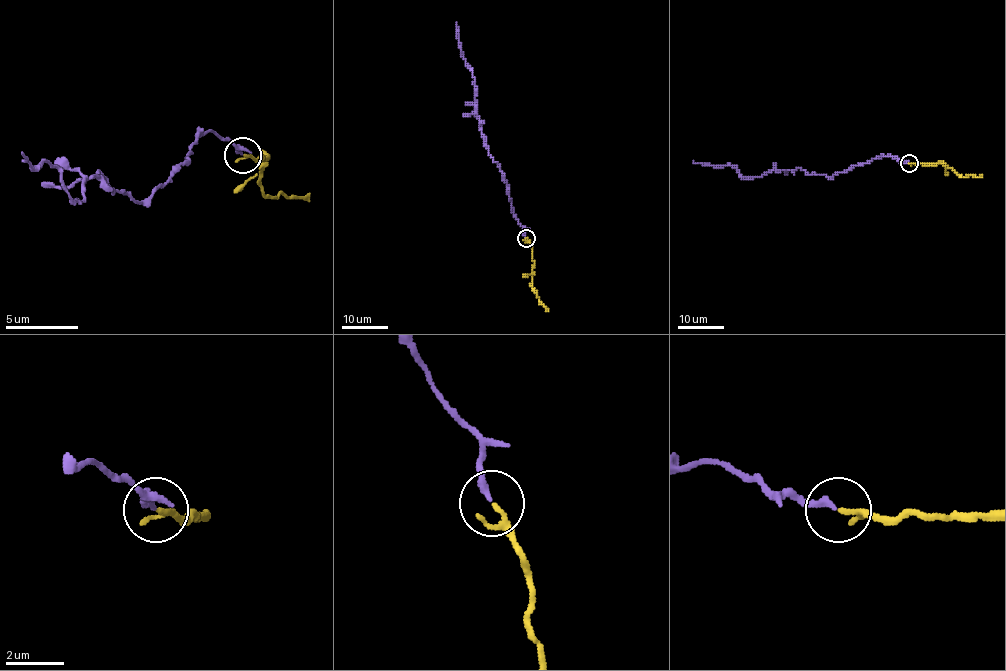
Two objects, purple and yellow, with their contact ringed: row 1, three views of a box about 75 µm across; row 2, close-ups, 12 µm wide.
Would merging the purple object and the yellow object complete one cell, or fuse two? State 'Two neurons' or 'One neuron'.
One neuron

